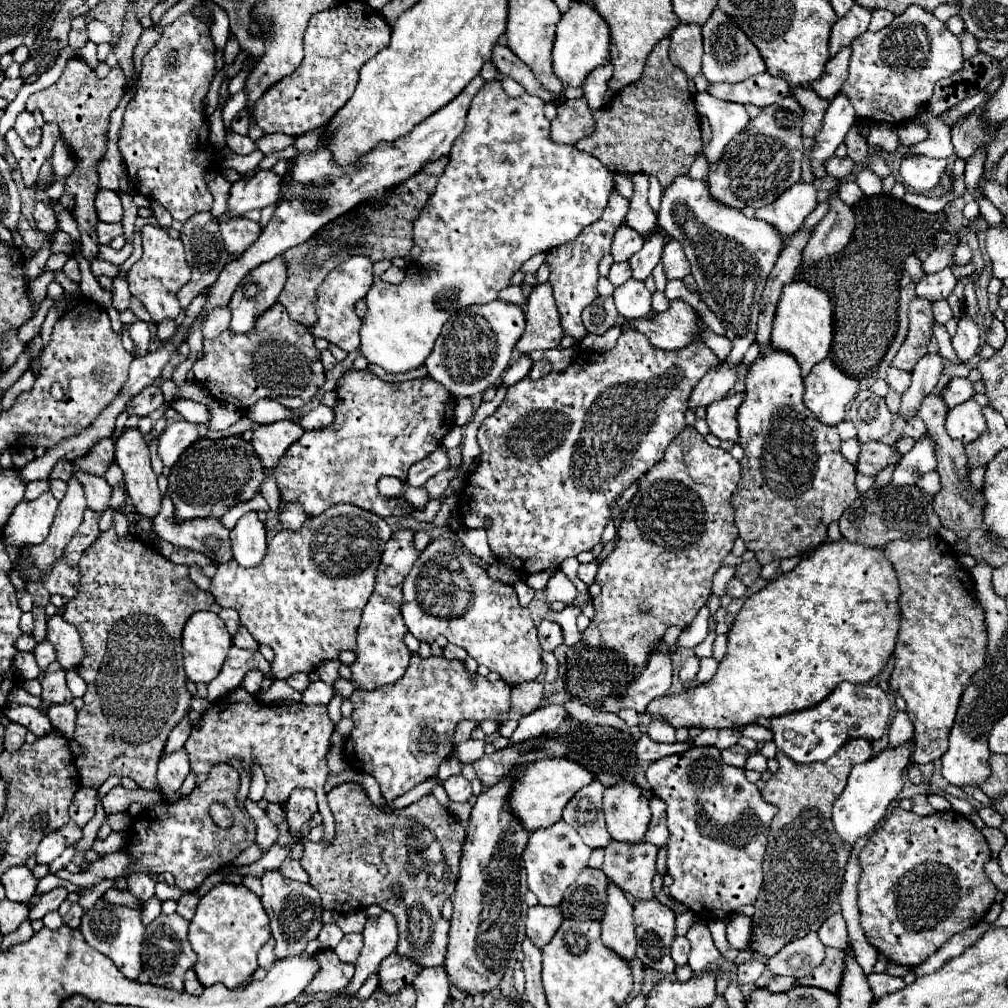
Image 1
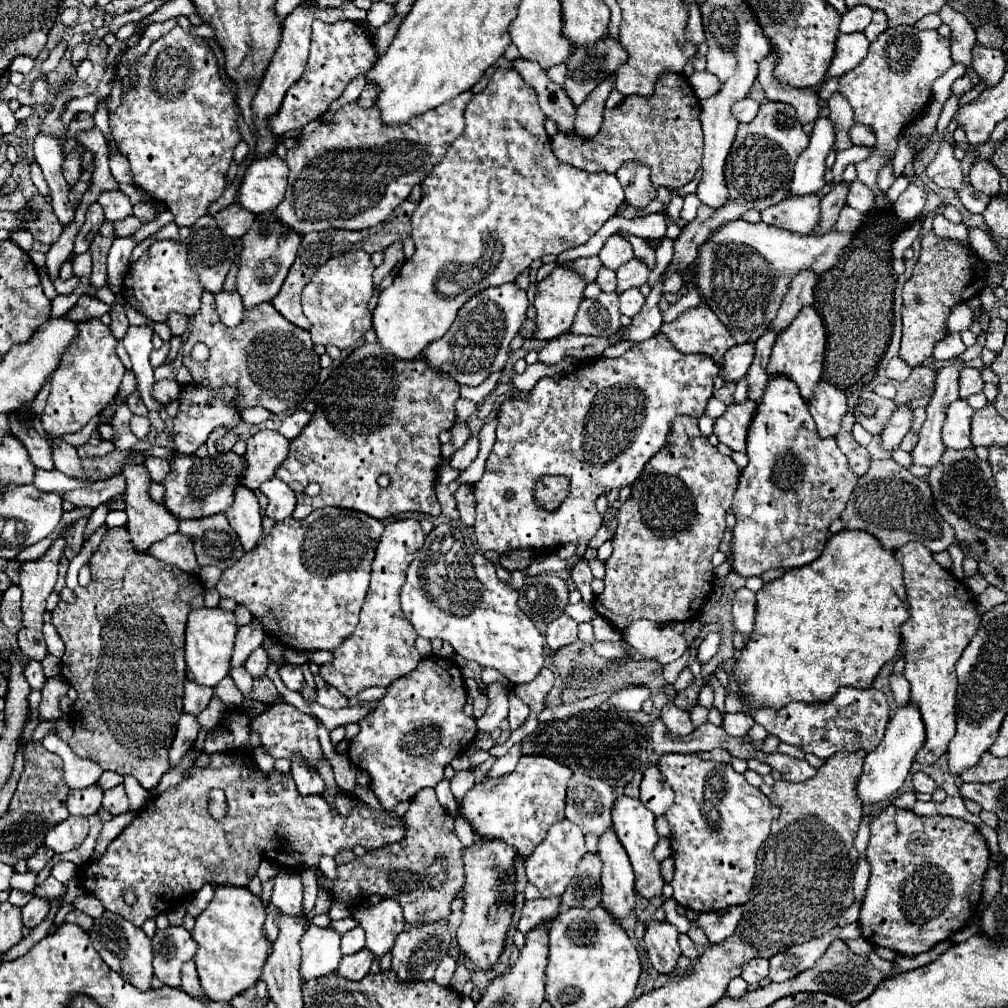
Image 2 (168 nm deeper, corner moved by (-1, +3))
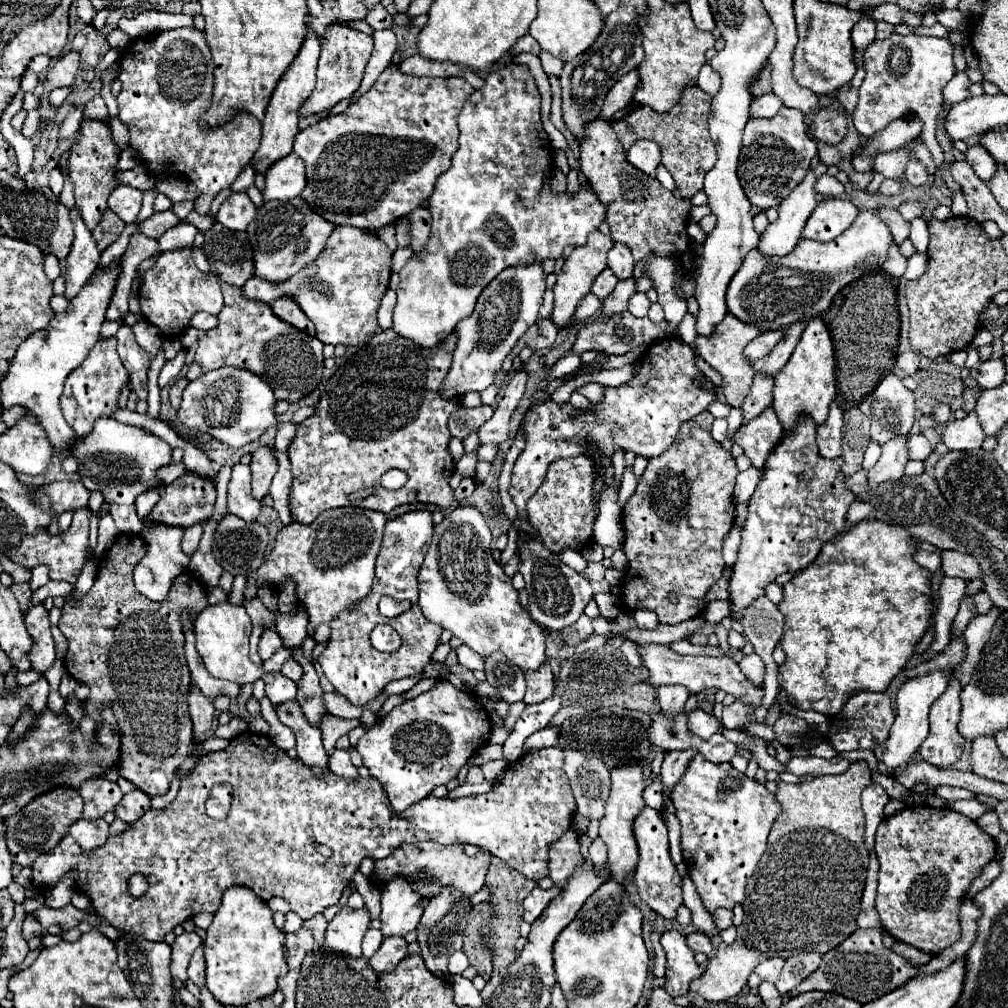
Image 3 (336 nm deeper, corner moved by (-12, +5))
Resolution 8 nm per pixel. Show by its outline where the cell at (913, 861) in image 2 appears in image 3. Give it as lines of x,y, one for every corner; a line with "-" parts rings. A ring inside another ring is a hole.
906,806
902,812
890,816
890,818
884,818
882,824
878,826
878,832
876,832
876,856
878,856
878,862
880,862
880,874
878,874
878,894
876,894
876,910
878,910
878,916
880,916
880,922
882,922
882,928
898,942
904,942
904,944
910,944
926,954
940,954
944,948
948,948
950,944
954,944
958,938
960,938
960,906
966,898
966,892
970,888
970,884
982,874
984,866
990,864
996,856
996,840
988,834
984,834
984,830
980,830
980,826
976,826
976,822
956,810
950,810
950,808
930,808
930,806

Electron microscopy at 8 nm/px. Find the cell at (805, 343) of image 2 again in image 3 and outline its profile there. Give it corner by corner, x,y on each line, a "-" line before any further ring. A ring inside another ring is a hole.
820,316
812,318
792,352
792,358
786,362
784,370
774,378
774,404
772,408
778,414
784,430
792,430
796,416
810,414
816,424
822,424
828,416
828,406
836,398
836,380
834,380
834,346
830,332

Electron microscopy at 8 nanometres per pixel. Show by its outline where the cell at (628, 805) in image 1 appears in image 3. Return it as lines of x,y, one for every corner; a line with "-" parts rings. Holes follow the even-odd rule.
644,806
644,812
640,812
634,820
634,836
640,852
640,862
634,874
638,892
654,912
658,912
664,918
674,918
678,906
682,904
682,880
676,872
674,862
668,856
668,832
662,814
650,806

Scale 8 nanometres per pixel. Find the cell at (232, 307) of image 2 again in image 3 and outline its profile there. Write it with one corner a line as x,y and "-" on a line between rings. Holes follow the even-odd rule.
336,226
322,254
316,262
300,270
300,274
292,276
284,284
270,284
262,278
250,278
242,286
242,294
248,300
260,300
266,304
280,296
292,296
304,314
314,322
318,340
334,346
354,346
364,342
378,328
376,312
388,288
390,266
392,252
372,232
352,226

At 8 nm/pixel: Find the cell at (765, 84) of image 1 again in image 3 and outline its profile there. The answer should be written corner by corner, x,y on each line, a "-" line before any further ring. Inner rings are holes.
704,64
702,70
700,70
700,74
698,74
698,86
700,86
704,92
708,92
708,94
714,96
714,94
718,94
718,90
720,90
720,86
722,86
722,78
718,76
718,72
712,70
710,64

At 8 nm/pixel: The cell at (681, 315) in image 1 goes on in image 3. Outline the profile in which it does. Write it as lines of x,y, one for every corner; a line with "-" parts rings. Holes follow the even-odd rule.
726,314
724,320
716,326
716,330
710,334
710,336
696,336
696,350
698,354
714,368
718,370
722,376
724,376
724,386
722,386
722,394
726,398
726,402
730,406
742,406
744,398
748,396
750,392
750,386
752,386
752,378
754,378
754,370
752,366
748,366
748,360
742,356
742,350
744,346
754,340
758,336
758,328
756,326
750,326
750,324
744,324
740,320
736,320
736,316
732,314

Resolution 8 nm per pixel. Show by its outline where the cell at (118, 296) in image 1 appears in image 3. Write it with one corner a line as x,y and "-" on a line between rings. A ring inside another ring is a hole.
122,324
118,334
118,354
130,372
130,384
132,390
138,394
140,400
148,398
148,386
146,386
146,374
150,368
150,356
138,346
136,336
128,324

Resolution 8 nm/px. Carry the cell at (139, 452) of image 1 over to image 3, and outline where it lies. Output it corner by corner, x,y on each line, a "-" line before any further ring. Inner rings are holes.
144,520
144,526
142,526
140,536
146,542
146,556
134,568
136,590
140,590
150,600
162,602
168,596
168,590
172,586
172,580
178,574
182,574
184,570
188,570
188,564
190,564
190,558
180,550
184,528
160,526
160,522
148,522
148,520

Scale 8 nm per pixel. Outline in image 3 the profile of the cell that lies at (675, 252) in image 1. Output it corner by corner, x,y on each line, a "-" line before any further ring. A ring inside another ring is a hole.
784,106
772,118
748,120
738,162
738,178
752,206
758,206
762,210
780,206
780,202
802,182
816,154
816,140
810,136
804,114
800,110

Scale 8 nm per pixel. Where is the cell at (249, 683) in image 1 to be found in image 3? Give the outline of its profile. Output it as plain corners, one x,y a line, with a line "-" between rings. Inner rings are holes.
264,630
262,638
260,638
260,646
258,646
258,654
262,660
268,660
270,656
274,656
278,650
282,648
280,636
276,634
276,630

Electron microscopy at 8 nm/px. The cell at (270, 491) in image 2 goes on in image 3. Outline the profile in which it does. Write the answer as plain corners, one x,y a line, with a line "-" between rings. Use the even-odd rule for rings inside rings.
278,452
278,472
270,484
270,494
274,498
274,510
278,512
280,520
284,524
290,524
290,492
292,492
292,472
290,472
290,460
286,452

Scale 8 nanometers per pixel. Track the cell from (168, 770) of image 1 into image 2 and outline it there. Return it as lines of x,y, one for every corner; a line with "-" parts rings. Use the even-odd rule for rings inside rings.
181,714
181,720
179,720
179,726
177,726
177,736
171,744
171,750
169,750
169,758
171,758
171,766
177,766
181,762
181,758
187,754
187,750
195,744
197,740
197,734
199,734
199,722
195,716
191,714

